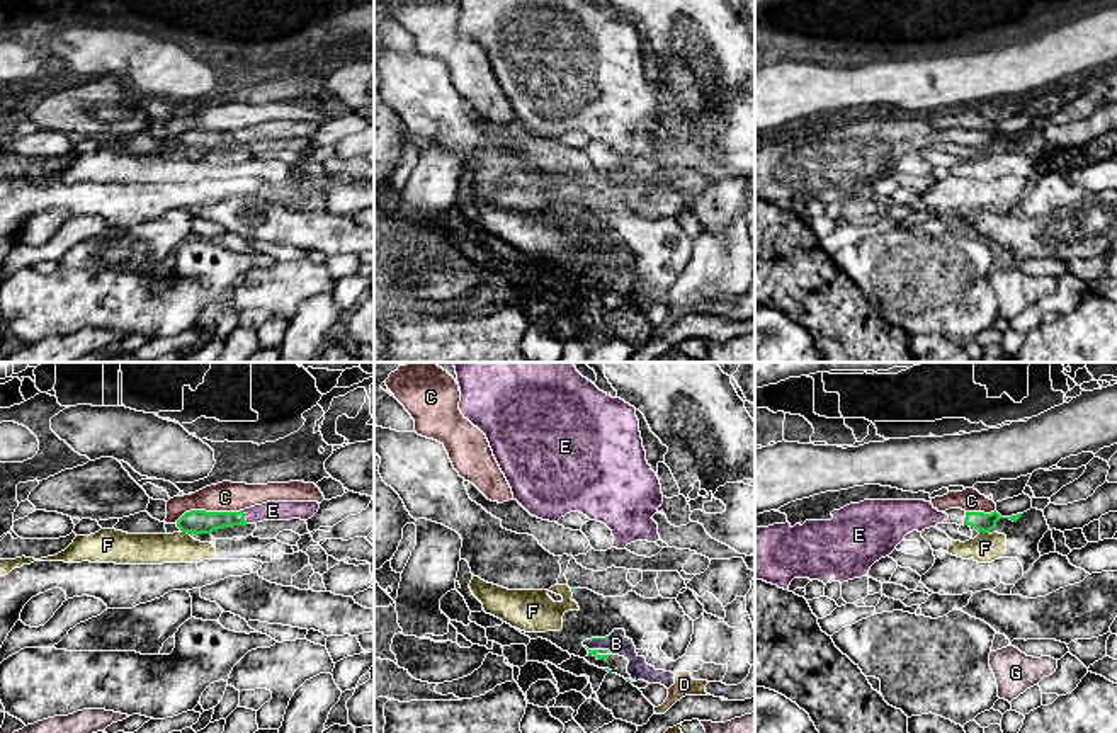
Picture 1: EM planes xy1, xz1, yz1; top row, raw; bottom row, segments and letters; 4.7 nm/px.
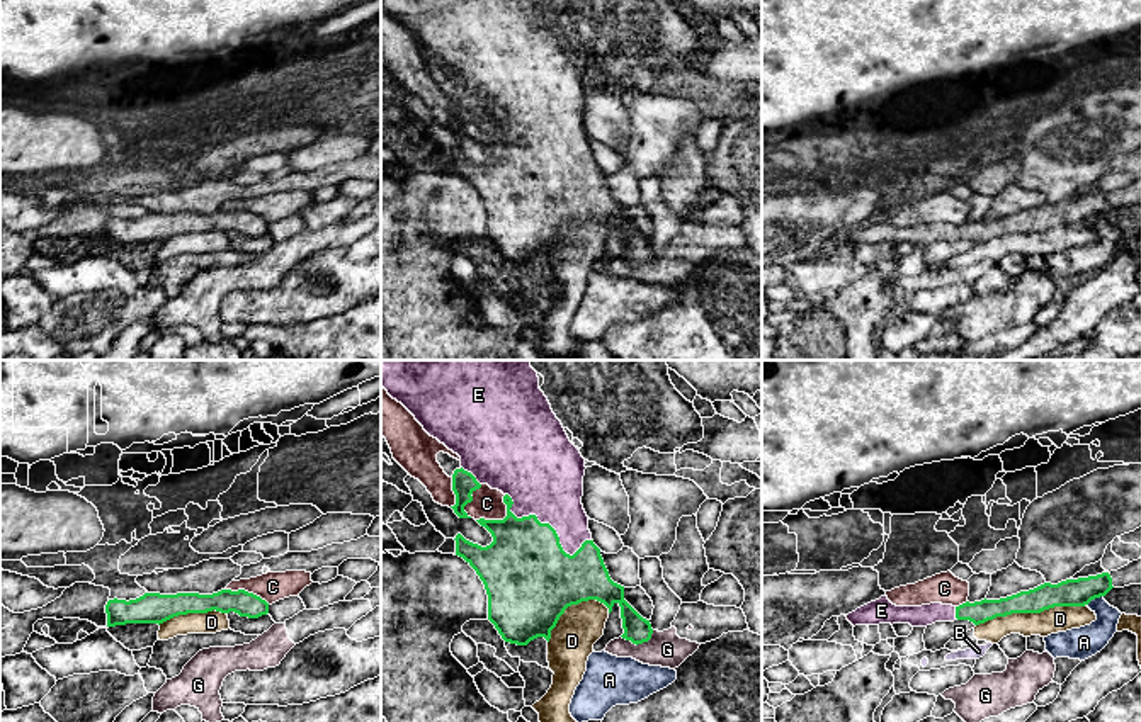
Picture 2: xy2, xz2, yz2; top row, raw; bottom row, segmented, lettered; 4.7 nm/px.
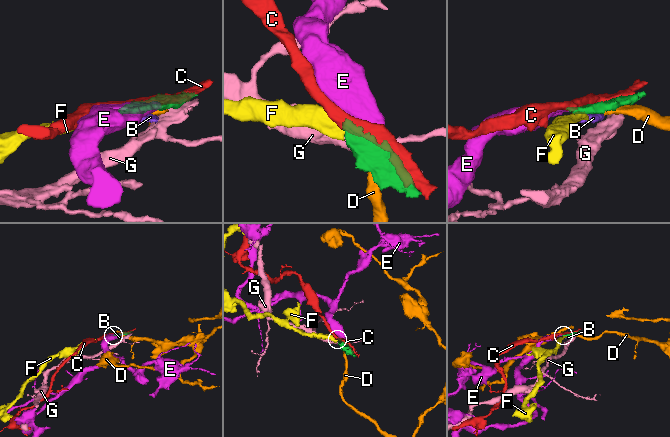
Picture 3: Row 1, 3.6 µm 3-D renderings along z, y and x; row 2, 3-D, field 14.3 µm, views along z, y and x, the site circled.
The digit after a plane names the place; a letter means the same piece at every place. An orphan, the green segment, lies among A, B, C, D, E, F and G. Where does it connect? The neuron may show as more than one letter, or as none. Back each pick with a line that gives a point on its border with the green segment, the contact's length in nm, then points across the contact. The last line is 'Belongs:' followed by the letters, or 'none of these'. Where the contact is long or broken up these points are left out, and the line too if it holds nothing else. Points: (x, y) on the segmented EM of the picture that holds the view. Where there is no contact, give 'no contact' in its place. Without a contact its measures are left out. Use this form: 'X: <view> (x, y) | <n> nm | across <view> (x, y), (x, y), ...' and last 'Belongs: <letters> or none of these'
E: xz2 (548, 524) | 460 nm
Belongs: E

